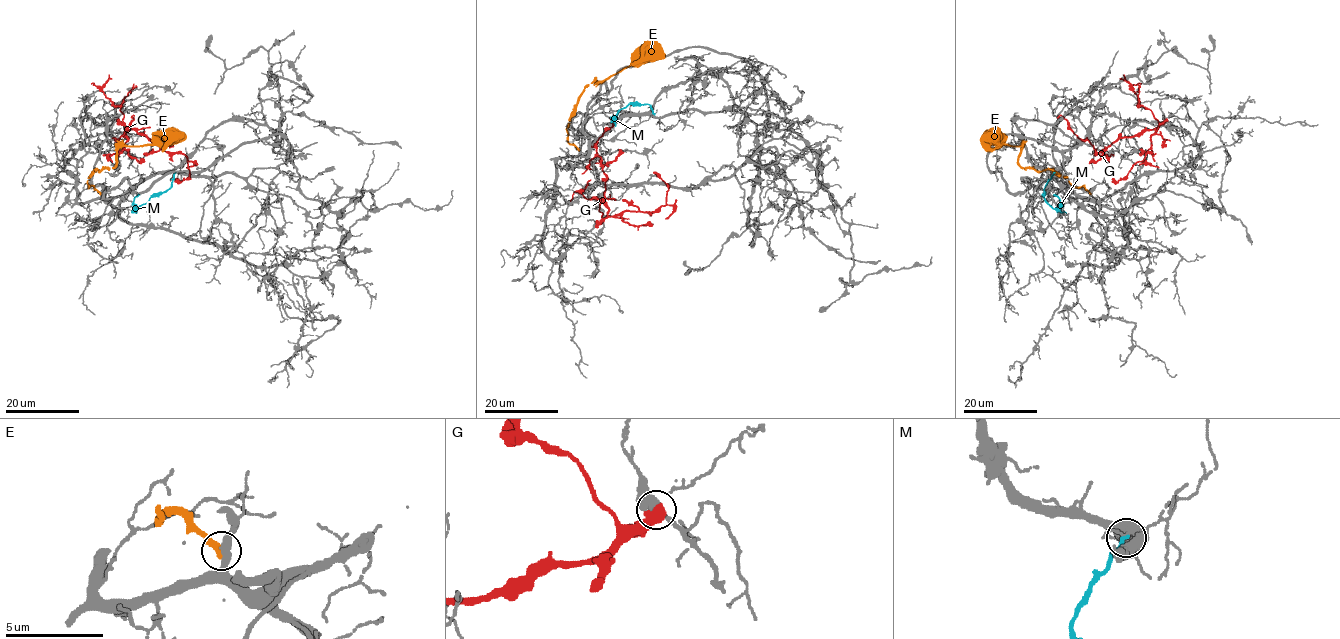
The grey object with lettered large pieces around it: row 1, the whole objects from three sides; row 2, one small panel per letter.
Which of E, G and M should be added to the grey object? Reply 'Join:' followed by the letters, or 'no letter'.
Join: no letter

